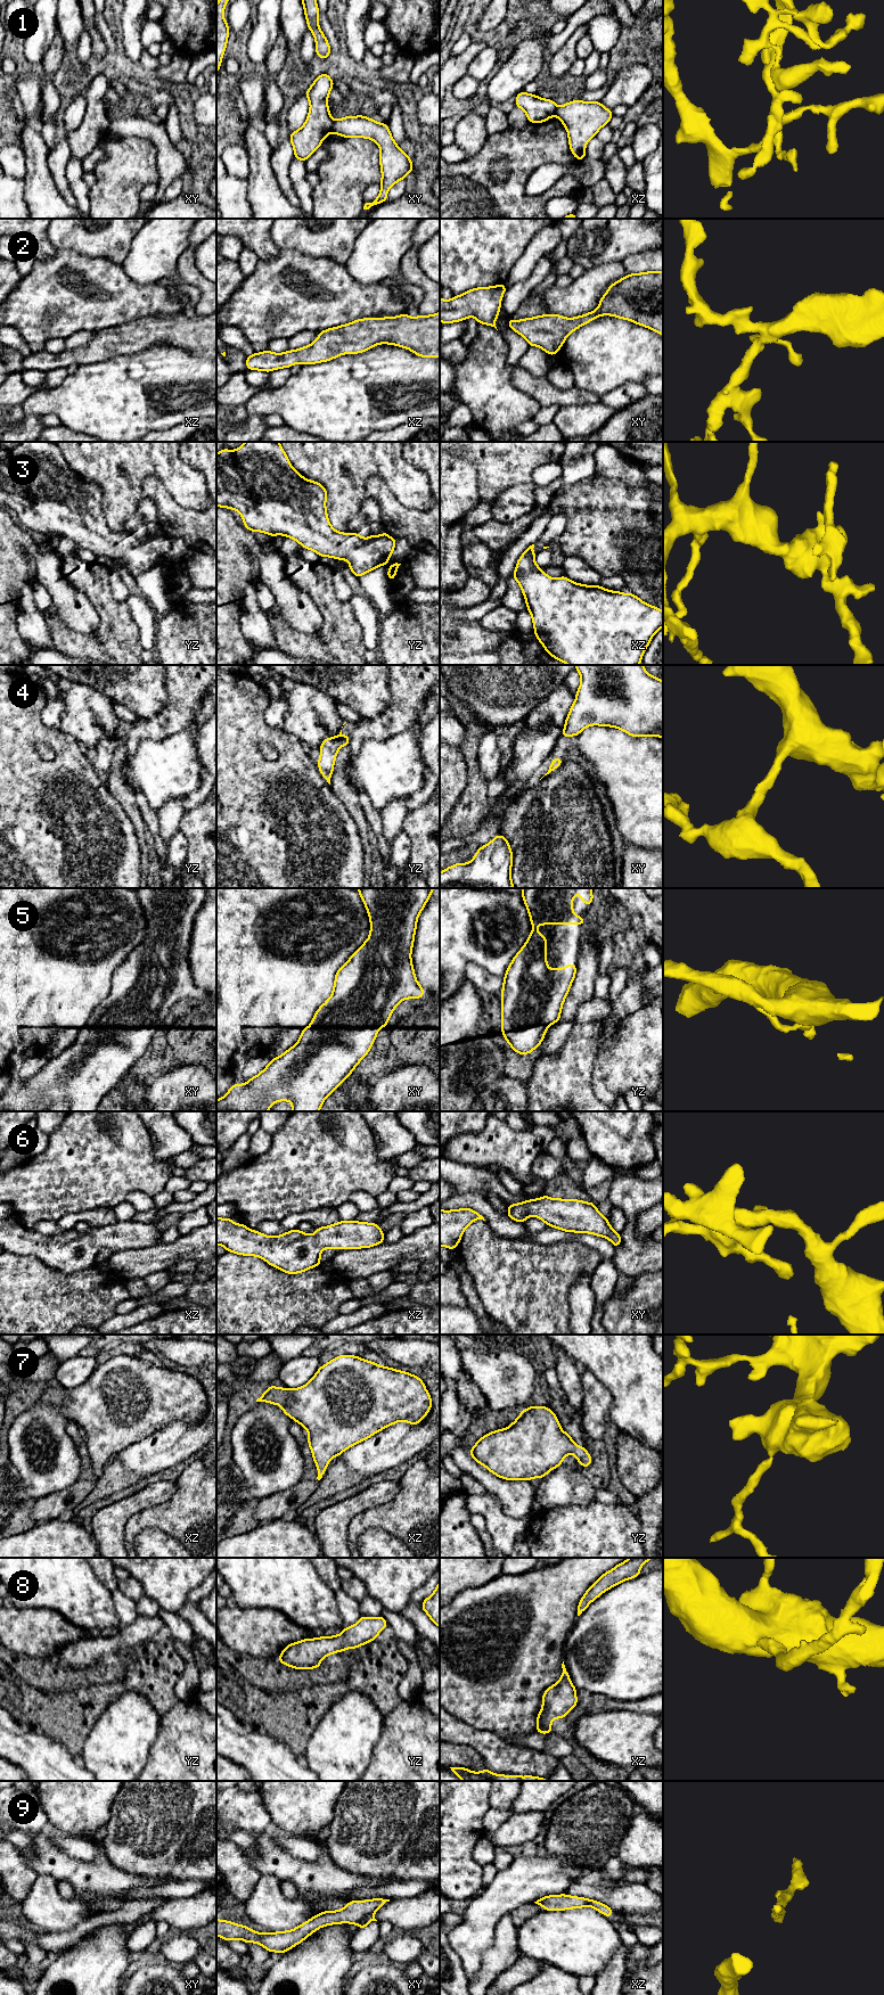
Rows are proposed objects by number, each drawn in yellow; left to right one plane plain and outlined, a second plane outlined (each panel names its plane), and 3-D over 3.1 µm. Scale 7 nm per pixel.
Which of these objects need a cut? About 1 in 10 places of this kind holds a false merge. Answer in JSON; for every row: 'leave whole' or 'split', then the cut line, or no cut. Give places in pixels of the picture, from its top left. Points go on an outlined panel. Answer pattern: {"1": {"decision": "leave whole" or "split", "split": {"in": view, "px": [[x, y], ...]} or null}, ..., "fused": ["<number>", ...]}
{"1": {"decision": "leave whole", "split": null}, "2": {"decision": "leave whole", "split": null}, "3": {"decision": "leave whole", "split": null}, "4": {"decision": "leave whole", "split": null}, "5": {"decision": "leave whole", "split": null}, "6": {"decision": "leave whole", "split": null}, "7": {"decision": "leave whole", "split": null}, "8": {"decision": "leave whole", "split": null}, "9": {"decision": "leave whole", "split": null}, "fused": []}

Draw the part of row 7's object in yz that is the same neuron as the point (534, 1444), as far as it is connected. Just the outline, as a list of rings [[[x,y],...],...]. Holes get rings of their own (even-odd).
[[[530,1405],[509,1427],[484,1435],[469,1453],[507,1480],[543,1478],[572,1453],[581,1467],[591,1466],[591,1455],[560,1429],[556,1414],[545,1406]]]

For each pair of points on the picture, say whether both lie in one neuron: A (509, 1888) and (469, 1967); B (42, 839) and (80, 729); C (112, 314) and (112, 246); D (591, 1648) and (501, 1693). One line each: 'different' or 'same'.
A: same
B: different
C: different
D: different

